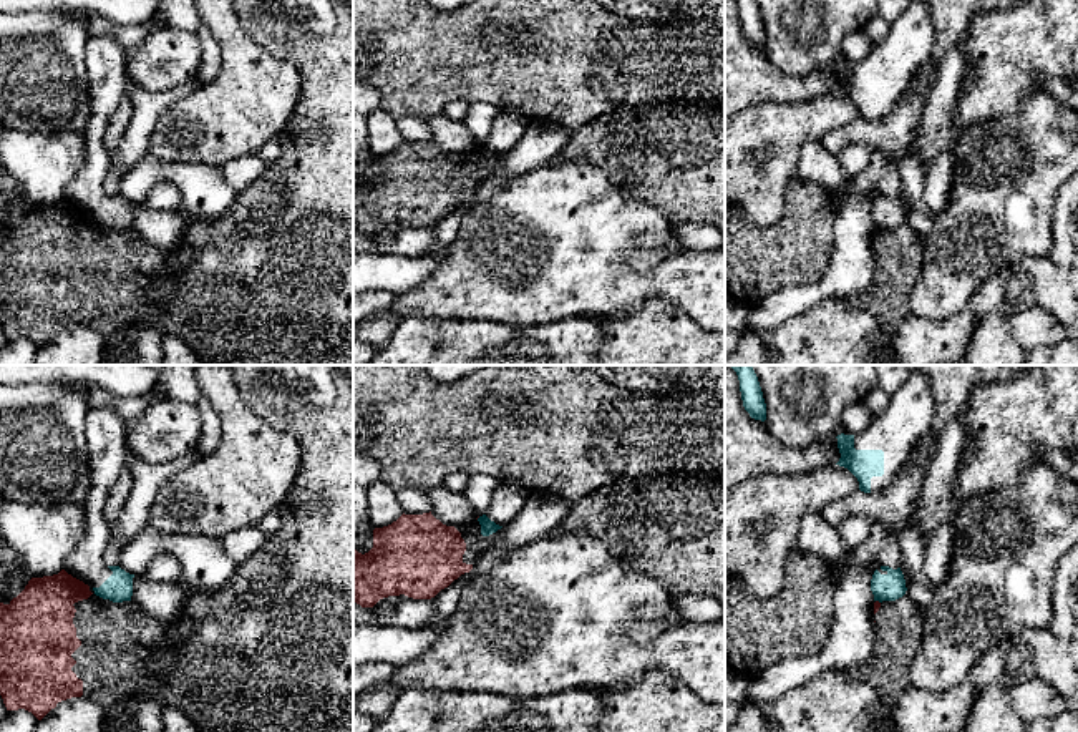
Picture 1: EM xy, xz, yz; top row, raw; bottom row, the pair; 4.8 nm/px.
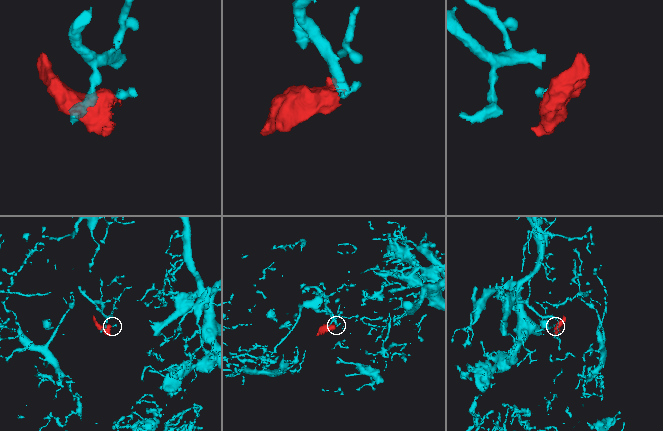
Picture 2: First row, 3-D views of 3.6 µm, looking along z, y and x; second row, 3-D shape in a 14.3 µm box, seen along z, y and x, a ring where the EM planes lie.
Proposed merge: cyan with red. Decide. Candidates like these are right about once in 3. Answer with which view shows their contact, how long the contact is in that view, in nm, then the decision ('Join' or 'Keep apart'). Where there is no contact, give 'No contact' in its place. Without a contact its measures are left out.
Touches cyan in yz. Shared border 30 nm. Keep apart

